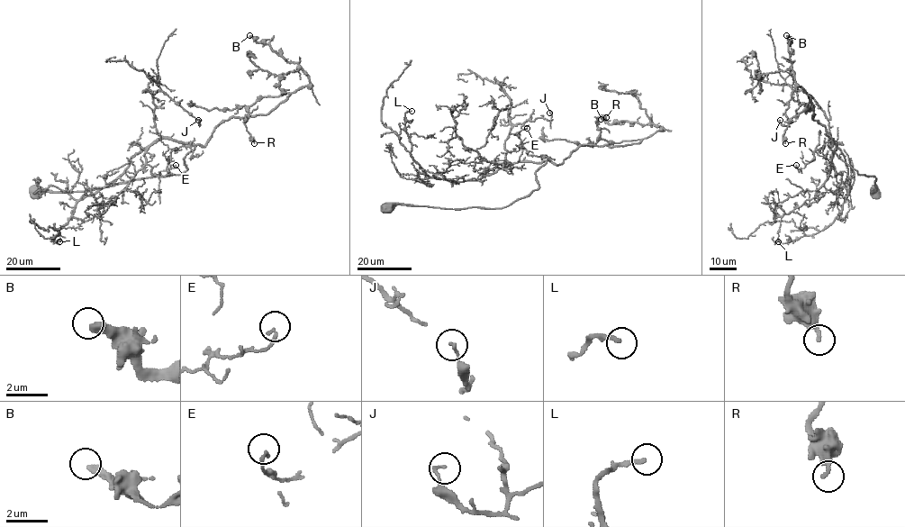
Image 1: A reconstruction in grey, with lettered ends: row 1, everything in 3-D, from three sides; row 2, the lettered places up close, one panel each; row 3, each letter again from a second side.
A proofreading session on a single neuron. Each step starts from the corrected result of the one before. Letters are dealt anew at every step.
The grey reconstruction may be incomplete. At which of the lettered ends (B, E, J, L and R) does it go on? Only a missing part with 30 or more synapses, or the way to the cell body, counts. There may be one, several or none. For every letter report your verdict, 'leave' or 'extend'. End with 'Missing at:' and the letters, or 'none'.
B: extend
E: leave
J: leave
L: extend
R: leave
Missing at: B, L

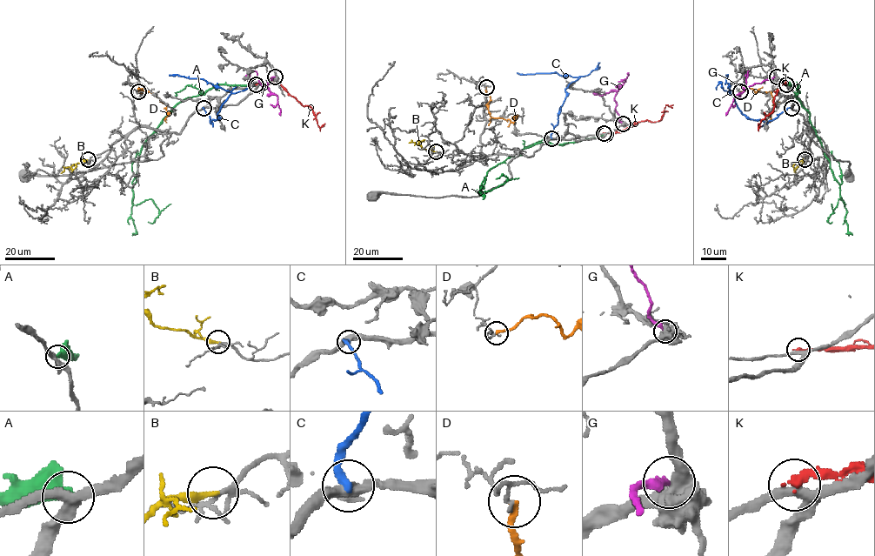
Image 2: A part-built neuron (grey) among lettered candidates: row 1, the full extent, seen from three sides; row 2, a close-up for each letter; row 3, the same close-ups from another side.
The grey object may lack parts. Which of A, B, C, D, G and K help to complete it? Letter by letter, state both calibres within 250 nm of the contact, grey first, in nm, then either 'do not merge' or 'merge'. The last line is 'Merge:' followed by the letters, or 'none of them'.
A: calibres 360 and 480 nm; do not merge
B: calibres 140 and 280 nm; merge
C: calibres 400 and 320 nm; do not merge
D: calibres 110 and 240 nm; do not merge
G: calibres 600 and 320 nm; do not merge
K: calibres 260 and 260 nm; do not merge
Merge: B

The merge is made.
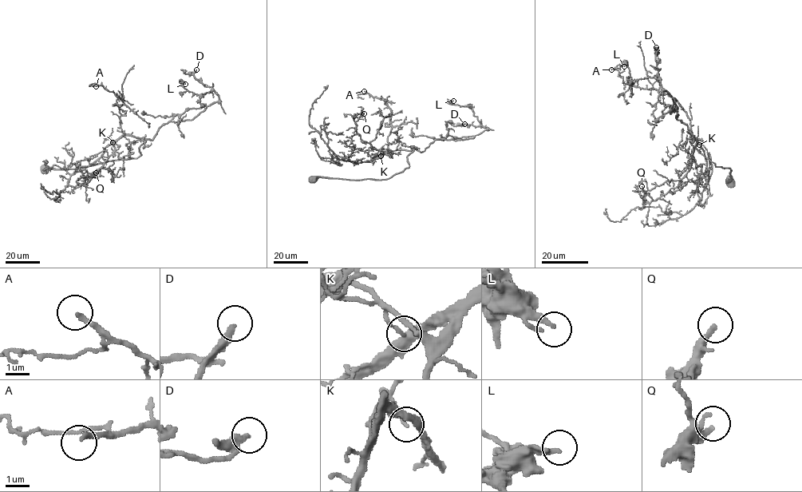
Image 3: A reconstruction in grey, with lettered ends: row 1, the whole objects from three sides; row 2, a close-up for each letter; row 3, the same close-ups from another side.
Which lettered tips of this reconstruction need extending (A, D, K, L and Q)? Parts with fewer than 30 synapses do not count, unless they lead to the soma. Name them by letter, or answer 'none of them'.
D

